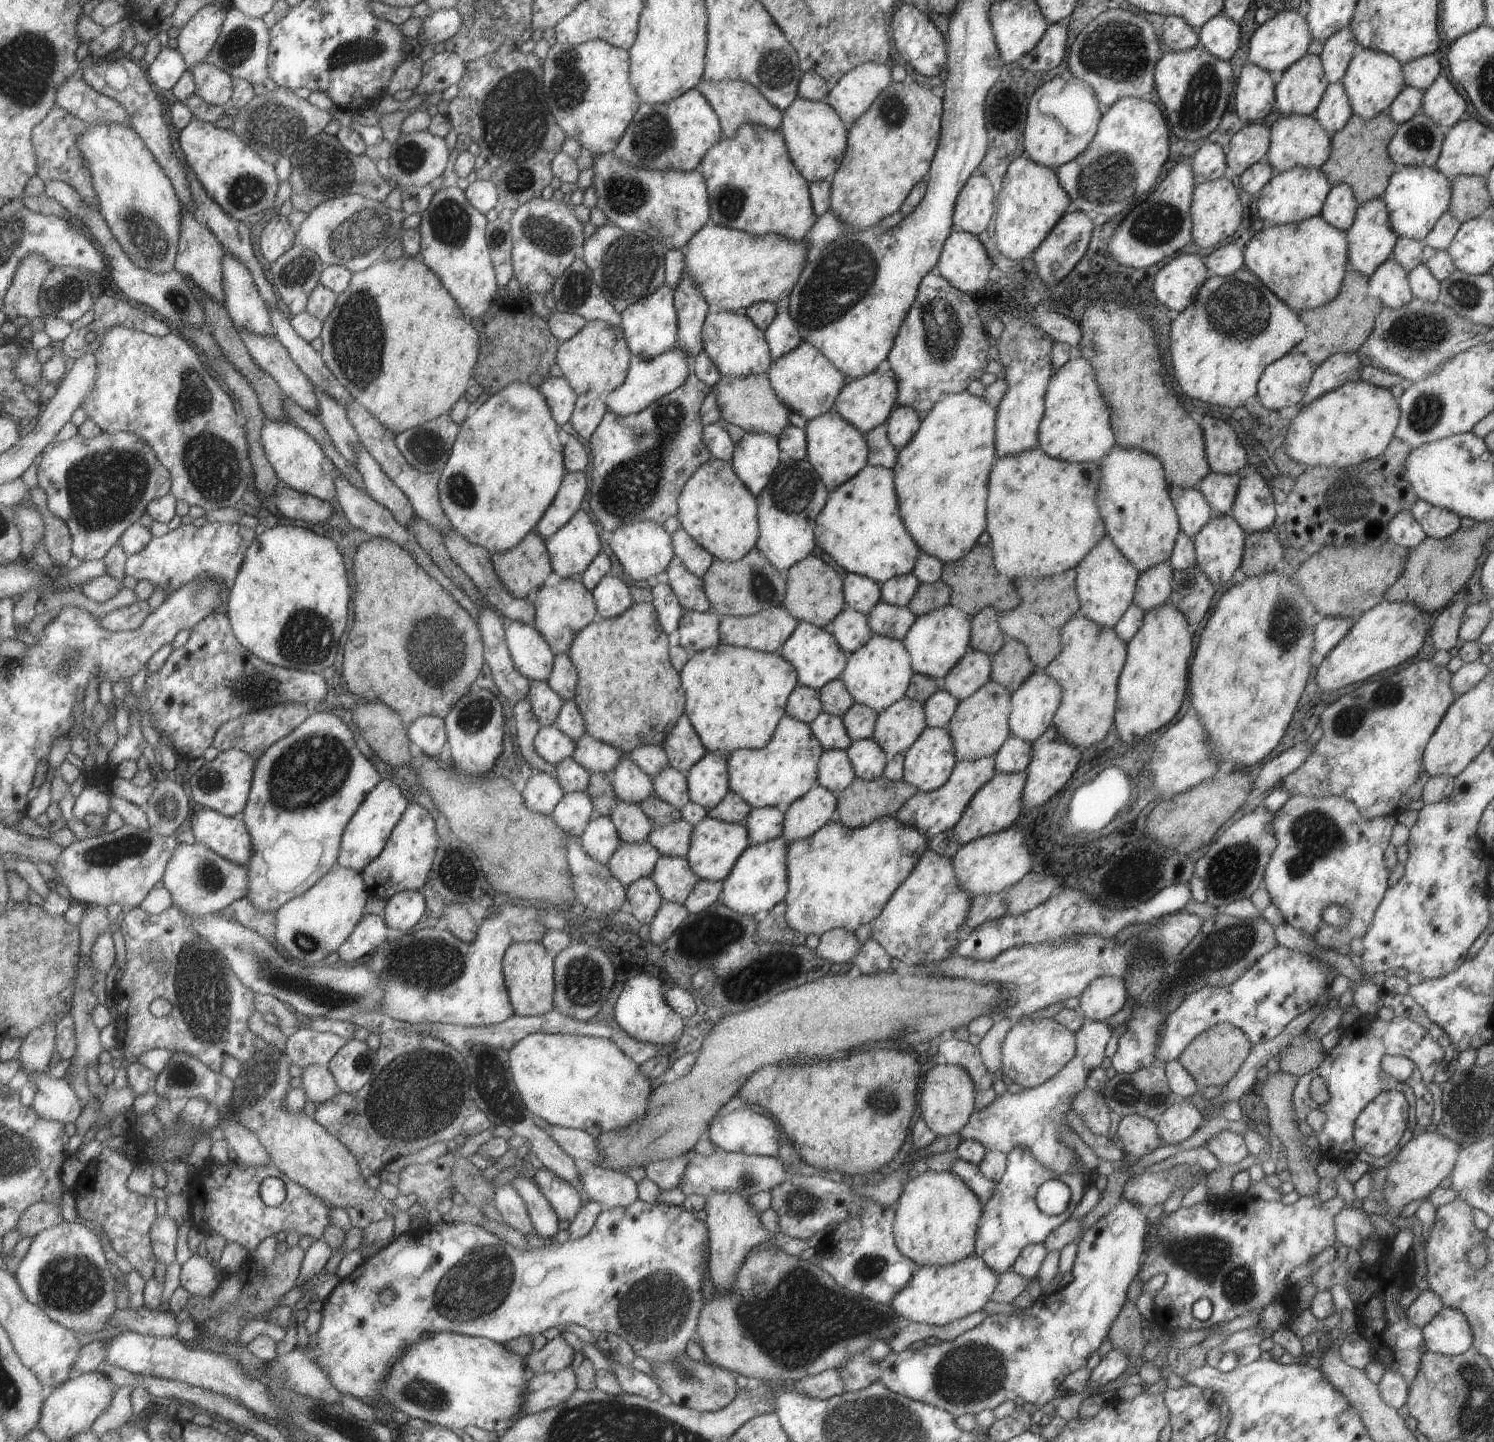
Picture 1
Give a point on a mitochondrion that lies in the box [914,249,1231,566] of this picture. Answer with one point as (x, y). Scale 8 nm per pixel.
(942, 329)

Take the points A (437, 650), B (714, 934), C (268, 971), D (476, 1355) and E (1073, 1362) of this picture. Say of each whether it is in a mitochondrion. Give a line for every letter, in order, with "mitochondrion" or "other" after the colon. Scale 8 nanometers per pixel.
A: mitochondrion
B: other
C: mitochondrion
D: other
E: other

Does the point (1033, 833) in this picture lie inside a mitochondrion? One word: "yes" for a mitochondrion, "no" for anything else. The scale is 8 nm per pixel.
no

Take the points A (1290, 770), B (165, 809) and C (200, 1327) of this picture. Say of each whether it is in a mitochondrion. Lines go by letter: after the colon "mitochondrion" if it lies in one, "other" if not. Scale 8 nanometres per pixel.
A: other
B: mitochondrion
C: other

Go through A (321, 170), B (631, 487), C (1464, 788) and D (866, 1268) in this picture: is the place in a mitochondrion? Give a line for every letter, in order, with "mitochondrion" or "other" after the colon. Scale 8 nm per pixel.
A: mitochondrion
B: mitochondrion
C: other
D: mitochondrion

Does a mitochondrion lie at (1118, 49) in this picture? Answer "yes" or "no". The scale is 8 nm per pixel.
yes

